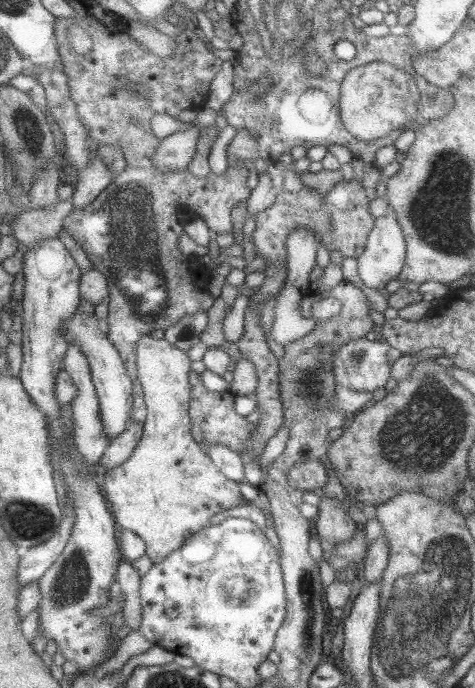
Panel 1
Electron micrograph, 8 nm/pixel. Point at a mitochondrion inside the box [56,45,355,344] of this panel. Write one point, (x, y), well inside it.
(130, 216)

